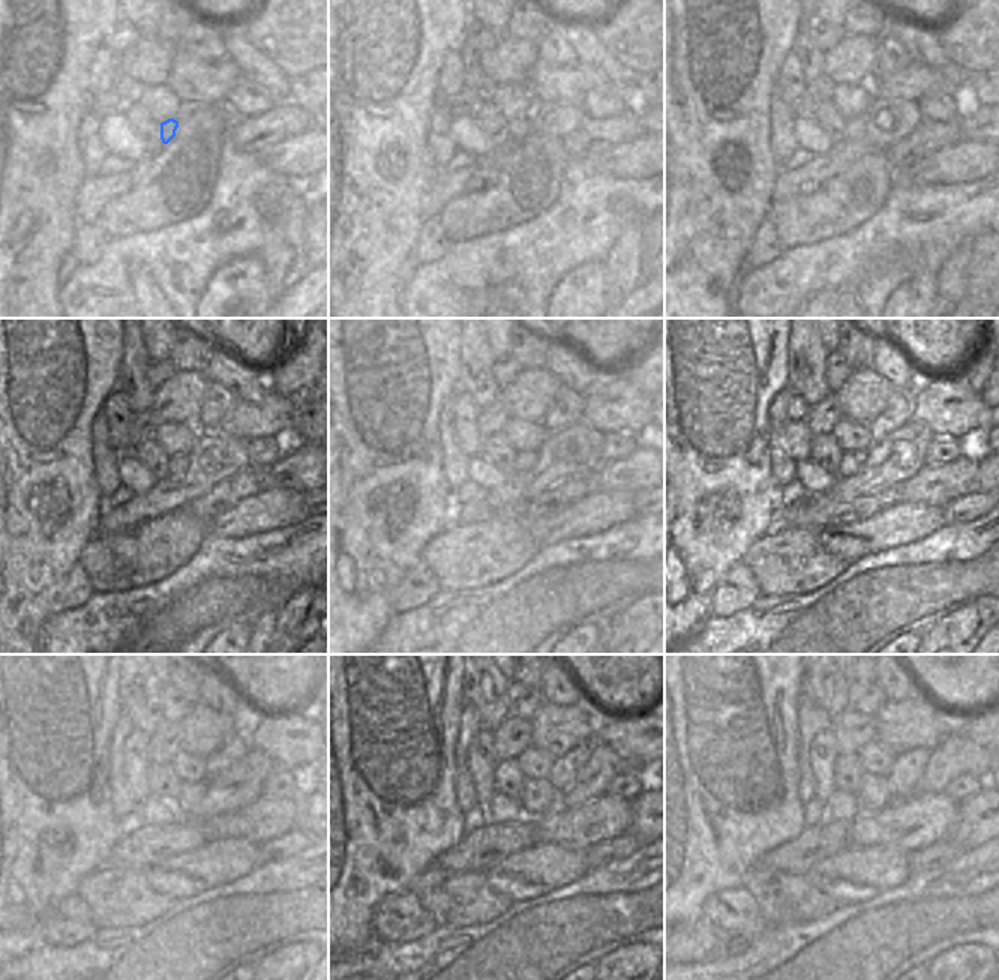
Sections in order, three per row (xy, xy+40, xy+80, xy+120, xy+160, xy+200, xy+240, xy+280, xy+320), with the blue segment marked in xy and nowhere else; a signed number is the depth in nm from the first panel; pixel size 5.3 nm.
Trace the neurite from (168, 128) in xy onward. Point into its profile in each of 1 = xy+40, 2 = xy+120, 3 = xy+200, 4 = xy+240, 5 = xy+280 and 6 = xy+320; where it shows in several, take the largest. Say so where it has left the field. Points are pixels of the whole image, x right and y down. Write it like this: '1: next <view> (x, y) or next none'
1: next xy+40 (518, 128)
2: next xy+120 (179, 465)
3: next xy+200 (854, 461)
4: next xy+240 (191, 794)
5: next xy+280 (537, 797)
6: next xy+320 (873, 793)

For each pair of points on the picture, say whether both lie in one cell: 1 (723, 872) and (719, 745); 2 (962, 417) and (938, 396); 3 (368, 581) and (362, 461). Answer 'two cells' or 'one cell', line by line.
1: one cell
2: one cell
3: one cell

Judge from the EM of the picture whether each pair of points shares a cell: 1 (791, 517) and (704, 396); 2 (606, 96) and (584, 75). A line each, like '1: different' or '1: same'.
1: different
2: different

